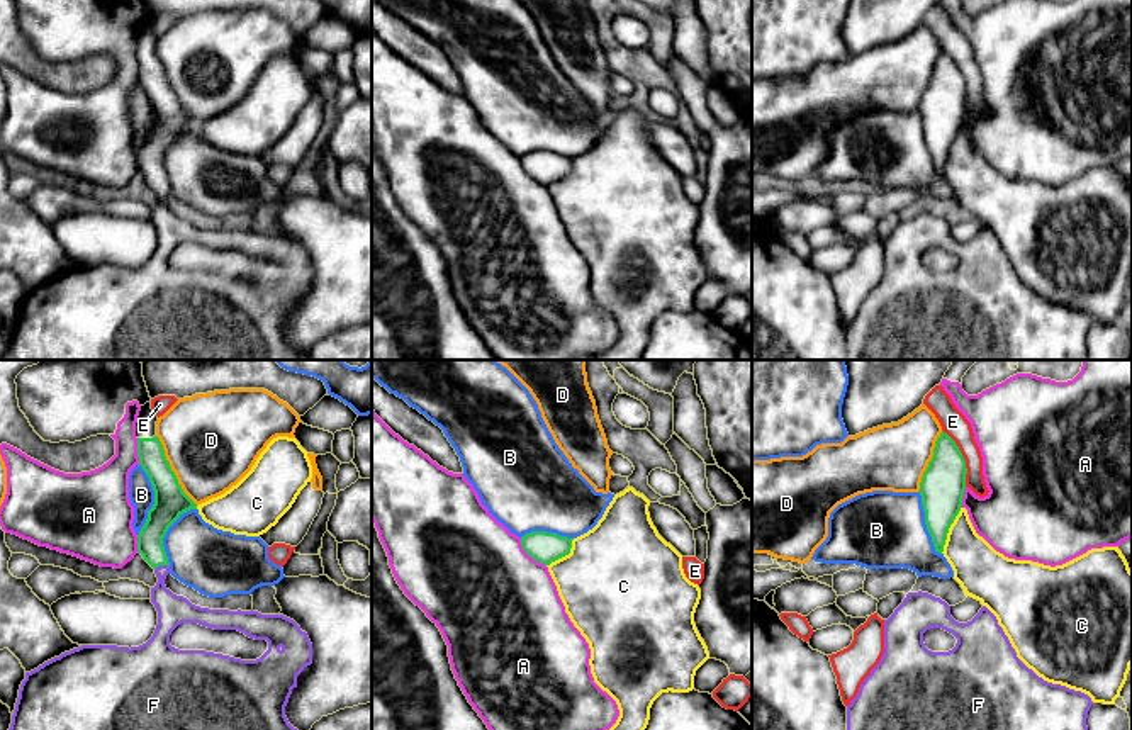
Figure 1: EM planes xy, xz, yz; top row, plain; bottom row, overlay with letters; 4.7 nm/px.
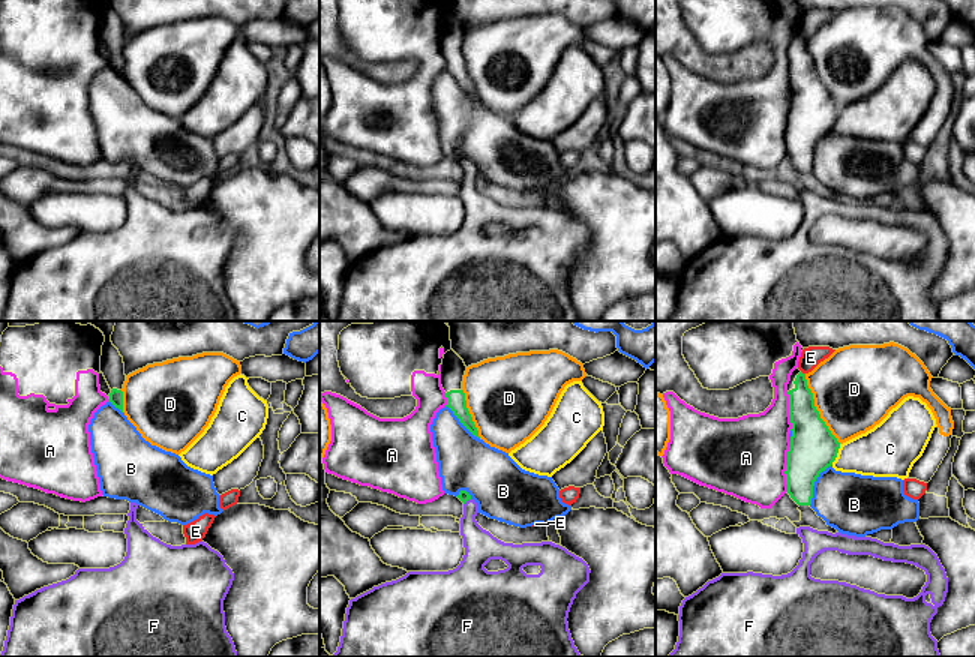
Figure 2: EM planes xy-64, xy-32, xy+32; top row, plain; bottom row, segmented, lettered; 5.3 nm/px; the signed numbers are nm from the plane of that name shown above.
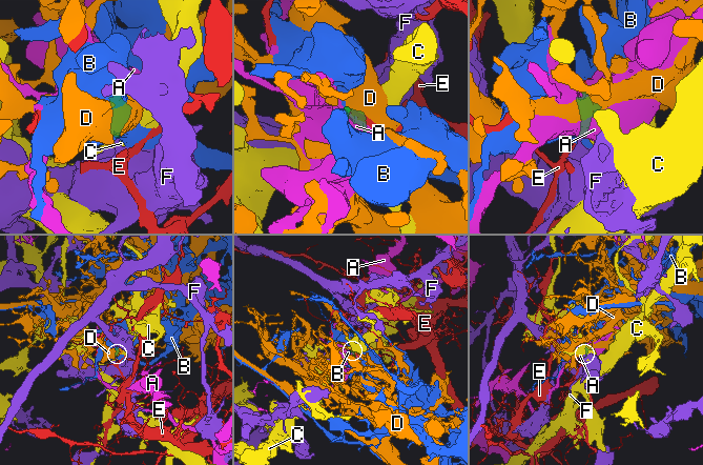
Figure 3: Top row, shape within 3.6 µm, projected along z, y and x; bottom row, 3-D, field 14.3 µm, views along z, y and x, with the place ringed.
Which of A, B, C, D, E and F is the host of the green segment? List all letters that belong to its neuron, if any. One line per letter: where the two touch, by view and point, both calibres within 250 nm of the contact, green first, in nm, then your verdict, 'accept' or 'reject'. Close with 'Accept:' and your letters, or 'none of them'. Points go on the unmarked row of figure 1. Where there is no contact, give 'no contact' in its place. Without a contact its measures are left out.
A: xz (530, 175) | 150/500 nm | reject
B: xy (155, 119) | 160/120 nm | reject
C: yz (947, 150) | 220/240 nm | reject
D: xy (172, 90) | 160/460 nm | reject
E: yz (963, 78) | 220/120 nm | reject
F: xy (162, 184) | 140/150 nm | accept
Accept: F

